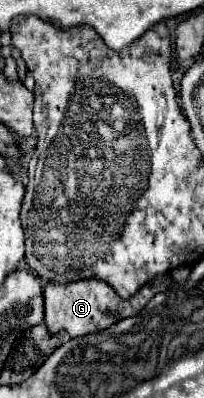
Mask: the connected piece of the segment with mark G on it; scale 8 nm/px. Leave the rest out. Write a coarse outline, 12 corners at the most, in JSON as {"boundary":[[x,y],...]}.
{"boundary":[[102,279],[48,283],[44,323],[50,333],[82,337],[138,315],[168,289],[146,283],[120,299]]}

